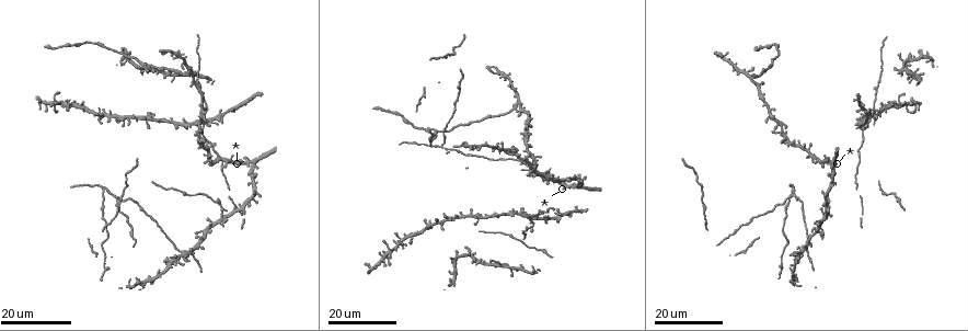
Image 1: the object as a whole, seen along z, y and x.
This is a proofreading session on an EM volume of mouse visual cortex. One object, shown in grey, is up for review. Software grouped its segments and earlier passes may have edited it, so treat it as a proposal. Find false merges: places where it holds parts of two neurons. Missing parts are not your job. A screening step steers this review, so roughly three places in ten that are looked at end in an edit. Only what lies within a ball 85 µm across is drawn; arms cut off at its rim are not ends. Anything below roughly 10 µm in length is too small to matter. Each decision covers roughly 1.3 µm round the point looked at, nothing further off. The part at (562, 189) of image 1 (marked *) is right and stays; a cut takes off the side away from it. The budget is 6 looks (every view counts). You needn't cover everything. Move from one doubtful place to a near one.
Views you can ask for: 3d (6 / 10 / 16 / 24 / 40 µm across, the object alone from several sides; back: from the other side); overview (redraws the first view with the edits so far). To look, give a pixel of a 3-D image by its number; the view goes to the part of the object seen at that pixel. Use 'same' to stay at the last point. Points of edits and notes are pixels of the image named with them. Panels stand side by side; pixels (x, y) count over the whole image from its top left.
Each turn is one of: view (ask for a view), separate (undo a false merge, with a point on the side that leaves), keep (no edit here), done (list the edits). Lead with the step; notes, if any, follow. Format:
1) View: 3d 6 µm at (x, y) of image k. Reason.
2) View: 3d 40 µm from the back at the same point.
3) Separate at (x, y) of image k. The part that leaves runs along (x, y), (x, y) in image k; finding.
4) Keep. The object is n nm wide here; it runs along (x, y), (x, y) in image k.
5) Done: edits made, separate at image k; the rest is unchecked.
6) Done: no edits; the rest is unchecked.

View: 3d 16 µm at (519, 157) of image 1. Four-way junction.

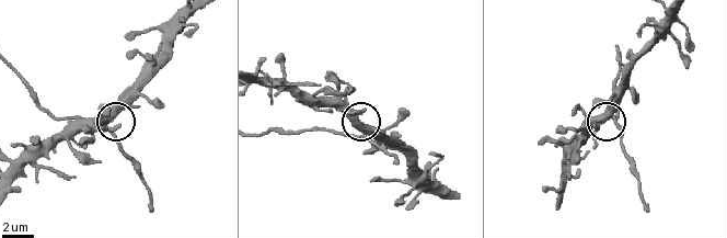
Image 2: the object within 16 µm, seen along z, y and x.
View: 3d 10 µm at (353, 125) of image 2.

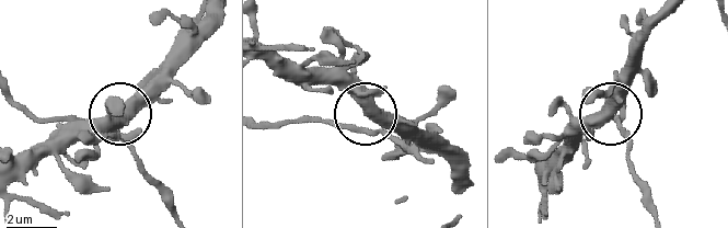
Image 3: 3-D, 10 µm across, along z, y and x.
Keep. 4 arms meet here; all the same neuron.

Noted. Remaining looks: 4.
View: 3d 24 µm at (792, 187) of image 1. Thin arm on a thick one.

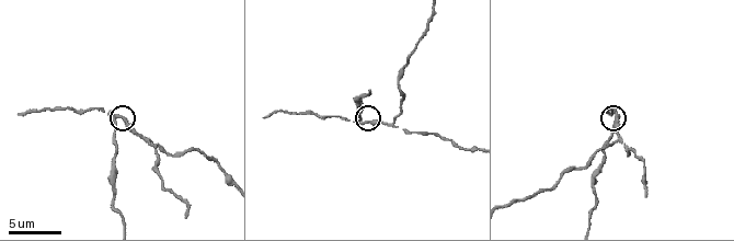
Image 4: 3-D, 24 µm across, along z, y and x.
View: 3d 6 µm at (619, 116) of image 4.

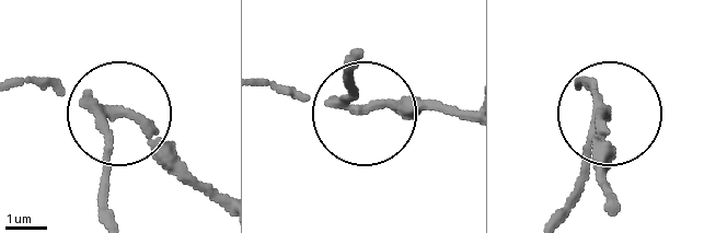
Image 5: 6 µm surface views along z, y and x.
Separate at (106, 169) of image 5. The part that leaves runs along (93, 106), (106, 218) in image 5; a second neuron is stuck on.

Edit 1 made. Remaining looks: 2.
View: 3d 16 µm at (748, 75) of image 1. Four-way junction.

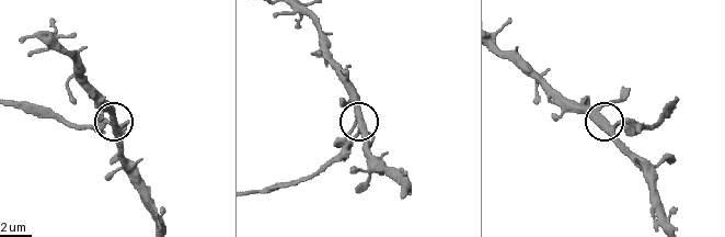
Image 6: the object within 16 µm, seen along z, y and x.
View: 3d 6 µm at (611, 127) of image 6.

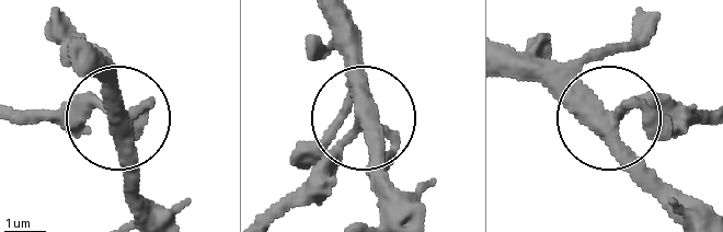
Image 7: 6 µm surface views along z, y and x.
Separate at (324, 194) of image 7. The part that leaves runs along (344, 142), (264, 212) in image 7; two neurons meet here.

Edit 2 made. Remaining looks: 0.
Done: edits made, separate at image 5, separate at image 7; the rest is unchecked.

